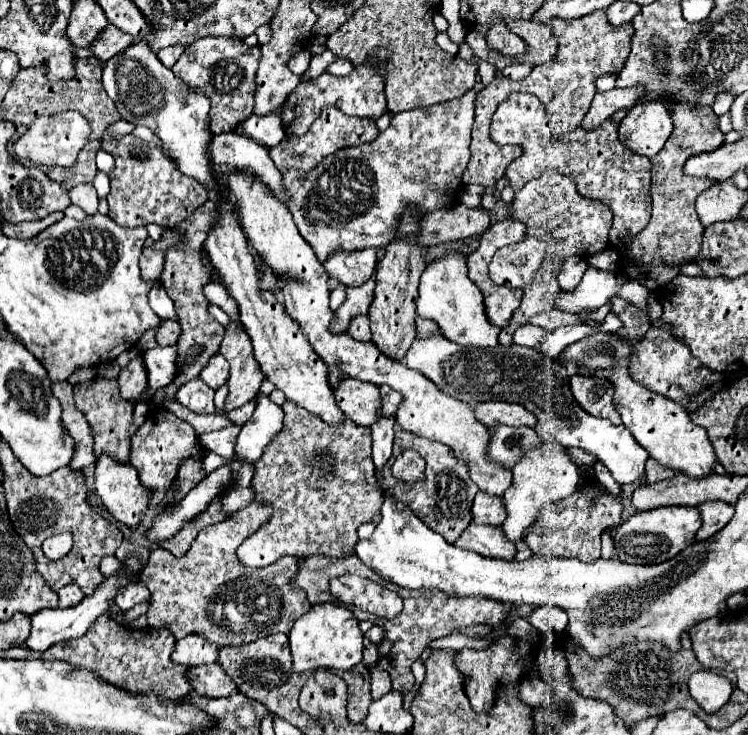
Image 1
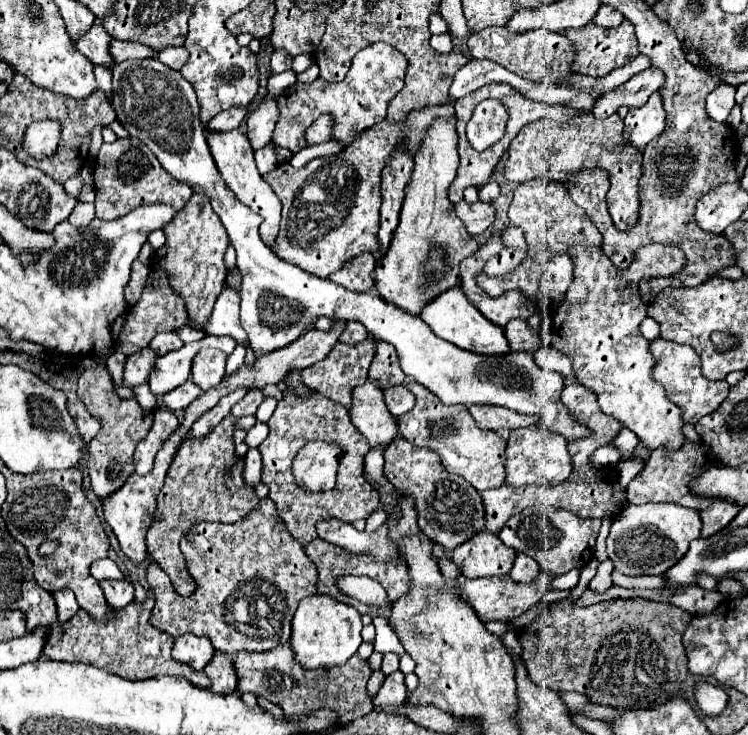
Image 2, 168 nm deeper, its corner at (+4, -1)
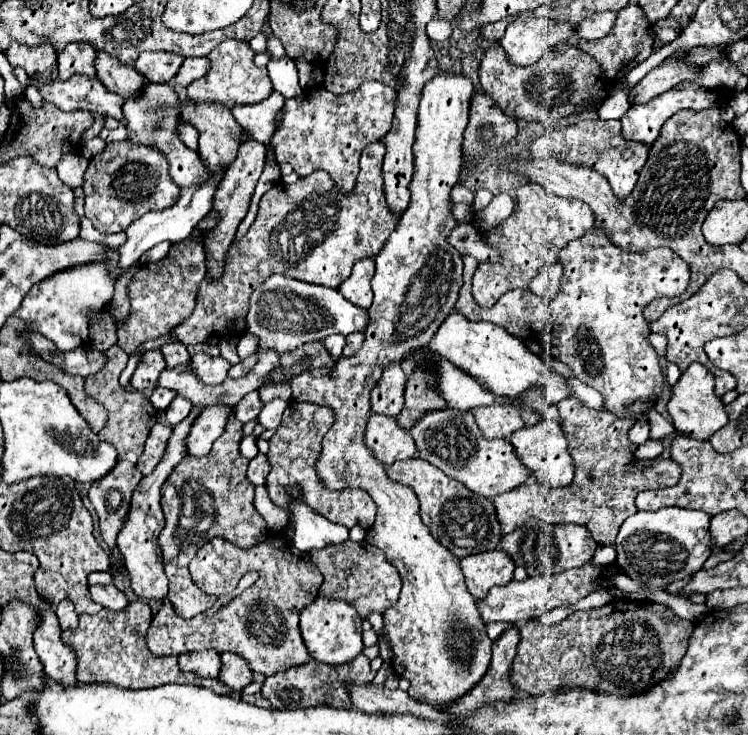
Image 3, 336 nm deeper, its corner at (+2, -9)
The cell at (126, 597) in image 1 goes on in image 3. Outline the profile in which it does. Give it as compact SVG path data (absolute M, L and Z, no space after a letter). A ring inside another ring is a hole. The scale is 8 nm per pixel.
M109 584L109 586L89 586L91 590L91 598L101 604L103 608L111 610L111 612L121 612L125 610L125 606L129 606L129 600L127 600L127 594L121 592L115 584Z

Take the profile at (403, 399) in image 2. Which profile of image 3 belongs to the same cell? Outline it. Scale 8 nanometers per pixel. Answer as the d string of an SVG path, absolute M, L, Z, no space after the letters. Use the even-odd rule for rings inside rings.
M417 366L407 378L405 406L403 412L397 416L397 422L401 428L409 430L425 410L437 410L445 406L445 400L435 390L435 378L431 370Z

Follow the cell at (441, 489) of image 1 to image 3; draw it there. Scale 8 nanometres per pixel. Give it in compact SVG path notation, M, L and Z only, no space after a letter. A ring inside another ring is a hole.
M409 458L395 462L387 468L387 476L399 484L409 486L419 502L421 502L421 520L429 528L431 536L451 550L453 556L465 558L471 554L479 554L485 550L497 548L501 540L501 526L495 516L495 508L489 498L477 496L471 490L467 490L461 482L449 478L441 470L437 470L433 464L421 460L421 458Z

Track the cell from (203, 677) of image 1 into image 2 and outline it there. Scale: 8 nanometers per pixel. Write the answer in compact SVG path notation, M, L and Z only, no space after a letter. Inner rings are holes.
M215 652L211 662L205 666L205 672L211 680L211 686L209 686L211 692L215 692L215 694L233 694L235 692L237 674L235 674L231 656L227 656L223 652Z

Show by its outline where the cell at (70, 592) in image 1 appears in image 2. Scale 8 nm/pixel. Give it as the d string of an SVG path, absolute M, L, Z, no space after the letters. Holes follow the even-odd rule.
M63 588L59 592L53 594L55 602L57 602L57 612L59 612L59 622L67 622L71 616L75 616L75 612L79 610L75 594L71 594L71 590Z

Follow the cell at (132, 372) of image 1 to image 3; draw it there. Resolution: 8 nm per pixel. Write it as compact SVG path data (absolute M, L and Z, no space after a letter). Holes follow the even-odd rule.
M149 350L141 356L141 362L131 378L131 386L139 392L149 394L157 386L159 374L165 370L165 360L159 350Z

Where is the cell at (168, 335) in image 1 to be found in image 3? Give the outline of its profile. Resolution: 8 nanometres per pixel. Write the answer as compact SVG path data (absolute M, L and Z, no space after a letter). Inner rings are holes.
M181 342L165 344L165 346L161 346L161 352L163 352L163 358L165 358L167 368L175 368L179 364L187 364L189 358L191 358L189 352L187 352L187 348Z

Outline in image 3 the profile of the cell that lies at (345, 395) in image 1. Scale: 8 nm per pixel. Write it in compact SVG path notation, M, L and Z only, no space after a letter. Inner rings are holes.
M373 414L367 420L365 446L373 452L375 460L391 466L395 460L405 460L415 456L415 442L411 434L399 428L395 418L385 414Z

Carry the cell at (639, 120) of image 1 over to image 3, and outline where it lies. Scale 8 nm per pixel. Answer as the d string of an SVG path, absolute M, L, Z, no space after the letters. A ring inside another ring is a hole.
M683 82L681 86L675 86L673 90L667 90L663 92L661 96L653 98L649 104L643 104L643 106L631 106L627 110L627 114L621 118L621 124L623 124L623 138L625 140L635 140L635 142L641 142L641 144L647 144L651 146L659 132L661 132L661 126L665 124L665 120L669 120L675 112L683 110L683 108L691 108L691 110L703 110L703 108L709 108L711 104L723 104L727 100L725 92L719 92L717 90L707 90L707 88L701 88L697 86L695 82Z

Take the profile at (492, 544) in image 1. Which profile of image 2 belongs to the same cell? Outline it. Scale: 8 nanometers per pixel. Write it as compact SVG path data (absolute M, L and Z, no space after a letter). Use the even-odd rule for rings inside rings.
M483 532L453 550L453 562L465 578L509 574L515 562L515 550L505 546L497 534Z

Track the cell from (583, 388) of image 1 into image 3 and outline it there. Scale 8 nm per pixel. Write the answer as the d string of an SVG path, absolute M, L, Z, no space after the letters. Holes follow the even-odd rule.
M569 396L565 400L561 400L557 404L559 408L559 422L561 428L569 440L569 454L573 458L575 464L575 478L569 486L565 488L557 488L551 490L547 486L541 486L537 482L525 482L505 494L499 494L493 498L493 506L497 510L497 520L501 522L501 530L503 534L509 534L511 530L515 530L517 526L521 526L523 522L527 522L529 518L539 518L547 524L581 524L585 526L591 536L597 540L597 544L607 546L607 544L615 544L615 536L621 528L621 524L637 512L635 508L635 496L643 490L657 490L657 488L669 488L675 486L679 482L681 476L681 468L673 462L673 460L655 460L653 466L645 468L645 470L637 470L633 466L633 450L635 446L629 442L627 432L631 430L631 426L635 424L629 418L615 418L613 414L609 414L607 410L593 410L587 408L585 404L581 404L577 398Z

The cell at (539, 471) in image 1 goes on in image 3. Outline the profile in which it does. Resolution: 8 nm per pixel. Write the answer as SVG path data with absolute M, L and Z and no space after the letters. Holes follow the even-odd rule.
M543 418L535 426L521 428L521 430L511 434L509 442L513 444L517 458L531 472L535 482L545 484L549 488L561 488L561 486L569 486L571 484L571 480L573 480L573 462L571 462L569 450L567 450L565 434L563 434L563 430L561 430L557 420Z

